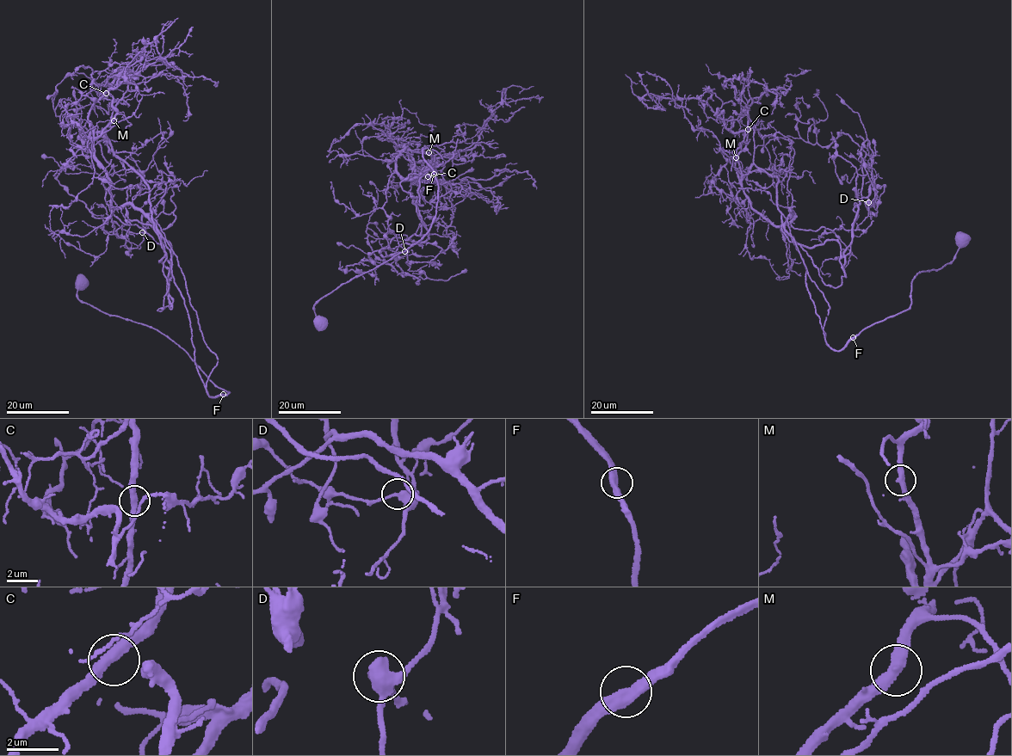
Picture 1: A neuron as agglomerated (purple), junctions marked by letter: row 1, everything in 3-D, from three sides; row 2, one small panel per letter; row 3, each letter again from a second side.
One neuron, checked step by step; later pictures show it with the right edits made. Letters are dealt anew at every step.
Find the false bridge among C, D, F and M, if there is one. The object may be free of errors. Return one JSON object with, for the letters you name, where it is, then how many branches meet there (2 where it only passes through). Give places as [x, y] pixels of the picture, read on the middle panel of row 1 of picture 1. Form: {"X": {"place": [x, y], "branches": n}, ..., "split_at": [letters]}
{"F": {"place": [434, 174], "branches": 2}, "split_at": ["F"]}

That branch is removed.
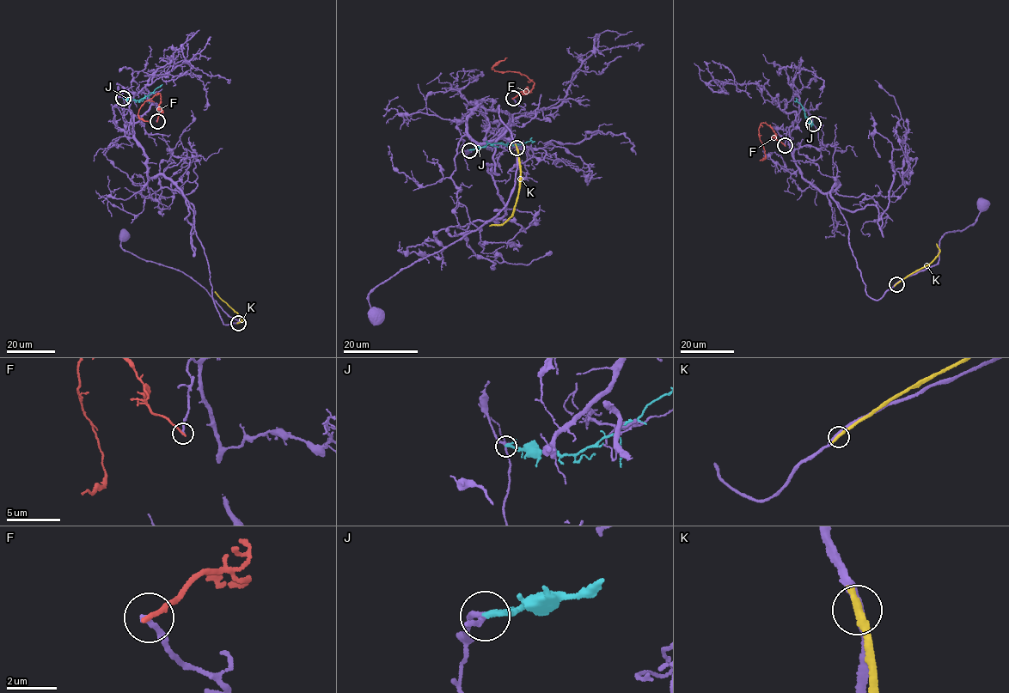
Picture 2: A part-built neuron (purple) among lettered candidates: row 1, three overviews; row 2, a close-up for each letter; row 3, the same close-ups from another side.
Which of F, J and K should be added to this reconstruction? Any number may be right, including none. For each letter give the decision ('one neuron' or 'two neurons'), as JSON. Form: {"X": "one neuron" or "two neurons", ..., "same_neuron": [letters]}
{"F": "two neurons", "J": "two neurons", "K": "two neurons", "same_neuron": []}

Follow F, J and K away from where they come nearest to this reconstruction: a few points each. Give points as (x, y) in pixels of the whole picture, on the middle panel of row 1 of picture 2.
F: (513, 98), (522, 91), (528, 93), (523, 93), (530, 90), (535, 83), (522, 74), (492, 69), (507, 57)
J: (469, 149), (486, 146), (487, 143), (517, 145), (535, 141)
K: (516, 148), (521, 175), (519, 191), (512, 214), (500, 226), (489, 225)

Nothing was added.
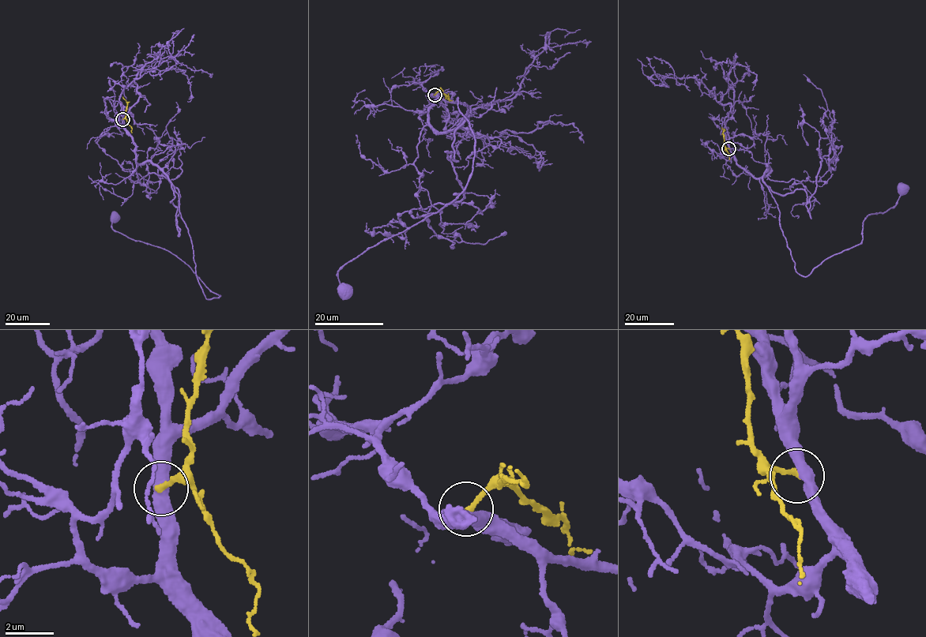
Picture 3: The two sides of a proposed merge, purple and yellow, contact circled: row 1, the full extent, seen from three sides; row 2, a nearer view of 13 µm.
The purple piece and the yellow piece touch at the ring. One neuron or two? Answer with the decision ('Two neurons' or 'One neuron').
Two neurons

